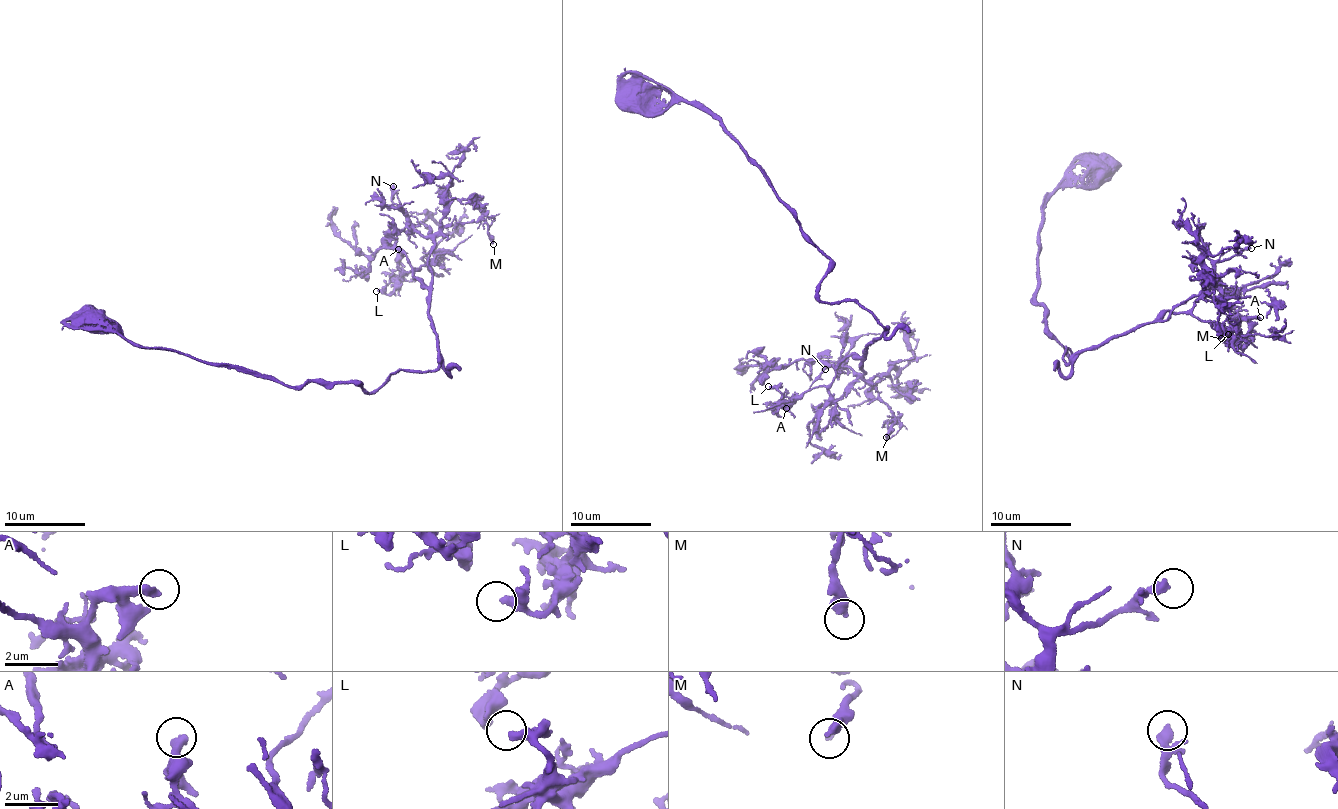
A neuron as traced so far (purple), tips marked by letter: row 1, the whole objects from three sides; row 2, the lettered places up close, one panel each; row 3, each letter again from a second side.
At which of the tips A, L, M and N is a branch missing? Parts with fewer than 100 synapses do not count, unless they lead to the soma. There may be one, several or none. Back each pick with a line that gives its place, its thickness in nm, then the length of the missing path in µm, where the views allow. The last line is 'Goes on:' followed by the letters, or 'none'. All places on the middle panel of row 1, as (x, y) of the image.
Goes on: none

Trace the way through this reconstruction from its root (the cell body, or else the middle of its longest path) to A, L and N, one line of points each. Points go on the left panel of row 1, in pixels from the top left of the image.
A: (91, 316), (153, 349), (373, 393), (440, 360), (426, 288), (418, 268), (402, 271), (398, 249)
L: (91, 316), (153, 349), (373, 393), (440, 360), (418, 268), (392, 293), (376, 291)
N: (91, 316), (292, 386), (373, 393), (431, 371), (434, 246), (393, 186)

